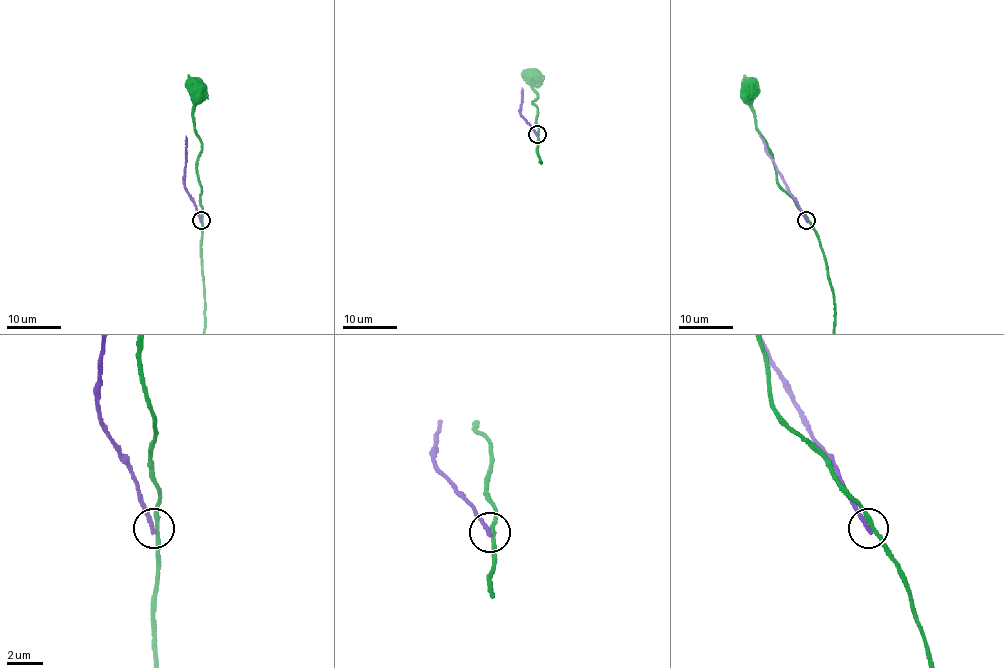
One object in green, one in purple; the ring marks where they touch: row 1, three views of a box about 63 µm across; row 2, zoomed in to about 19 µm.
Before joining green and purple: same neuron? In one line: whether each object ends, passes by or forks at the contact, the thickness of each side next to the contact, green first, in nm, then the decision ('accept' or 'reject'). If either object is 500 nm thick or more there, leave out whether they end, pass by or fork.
green passes by; purple ends there; 220 nm thick on the green side, 260 nm on the other; reject

